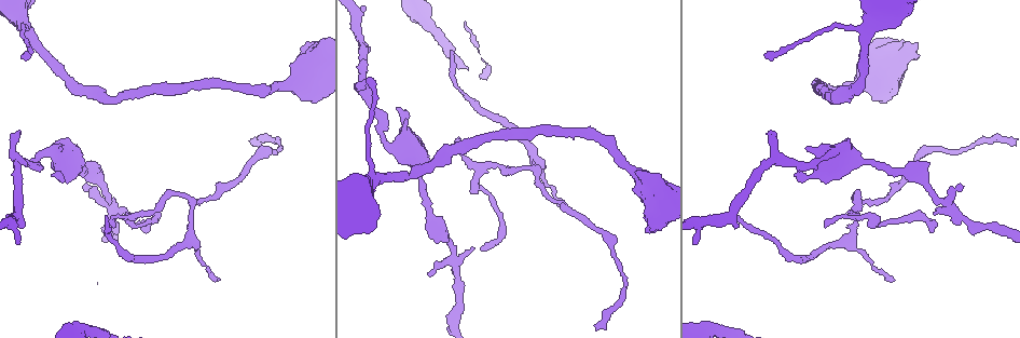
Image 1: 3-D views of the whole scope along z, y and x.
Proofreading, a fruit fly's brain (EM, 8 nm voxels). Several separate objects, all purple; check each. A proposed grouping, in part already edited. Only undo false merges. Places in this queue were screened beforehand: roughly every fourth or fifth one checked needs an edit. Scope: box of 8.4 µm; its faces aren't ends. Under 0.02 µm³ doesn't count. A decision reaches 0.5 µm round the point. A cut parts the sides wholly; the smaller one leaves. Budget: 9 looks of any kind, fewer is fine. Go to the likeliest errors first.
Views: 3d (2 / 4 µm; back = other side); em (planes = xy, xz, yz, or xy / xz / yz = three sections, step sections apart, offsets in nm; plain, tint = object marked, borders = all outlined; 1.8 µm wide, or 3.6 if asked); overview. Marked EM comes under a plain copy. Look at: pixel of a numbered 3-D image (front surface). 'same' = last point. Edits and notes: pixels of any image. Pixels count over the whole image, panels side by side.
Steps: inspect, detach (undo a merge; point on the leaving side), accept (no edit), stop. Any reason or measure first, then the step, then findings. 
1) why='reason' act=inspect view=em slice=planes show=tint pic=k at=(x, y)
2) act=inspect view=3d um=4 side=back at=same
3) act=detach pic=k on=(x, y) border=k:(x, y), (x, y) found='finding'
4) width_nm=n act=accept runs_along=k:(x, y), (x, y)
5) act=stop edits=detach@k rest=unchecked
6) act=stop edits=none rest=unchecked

act=inspect view=em slice=xy step=16 show=tint pic=1 at=(868, 30)

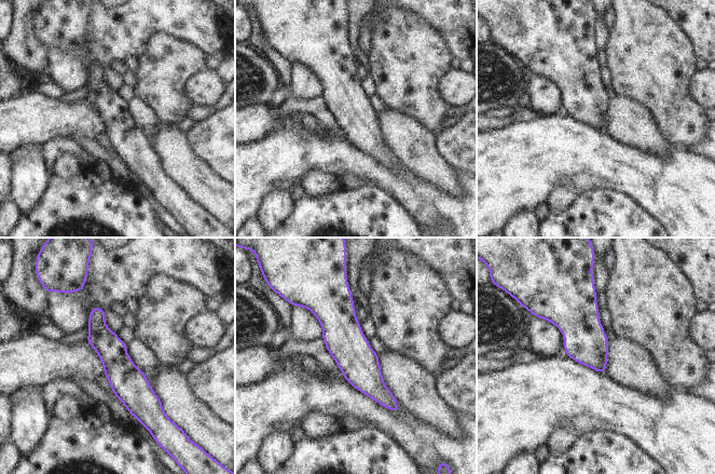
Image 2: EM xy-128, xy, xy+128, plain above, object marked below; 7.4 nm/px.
act=inspect view=em slice=planes show=tint at=same

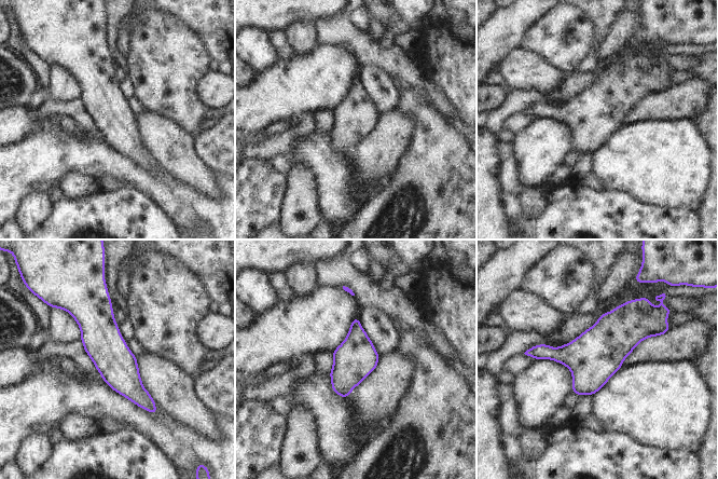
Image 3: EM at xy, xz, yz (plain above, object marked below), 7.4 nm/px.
act=accept runs_along=3:(102, 297), (102, 342), (153, 411) found='one cell here'

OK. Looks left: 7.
why='abrupt turn' act=inspect view=3d um=4 pic=1 at=(475, 175)

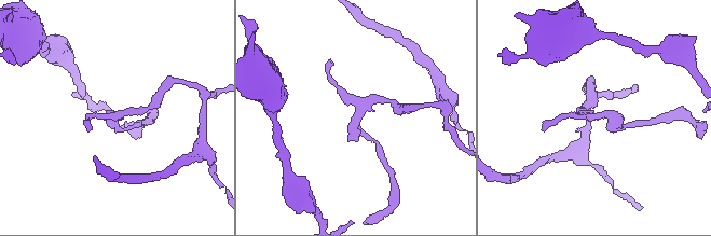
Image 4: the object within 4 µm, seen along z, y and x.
why='shape alone is not enough' act=inspect view=em slice=planes show=borders pic=4 at=(596, 115)

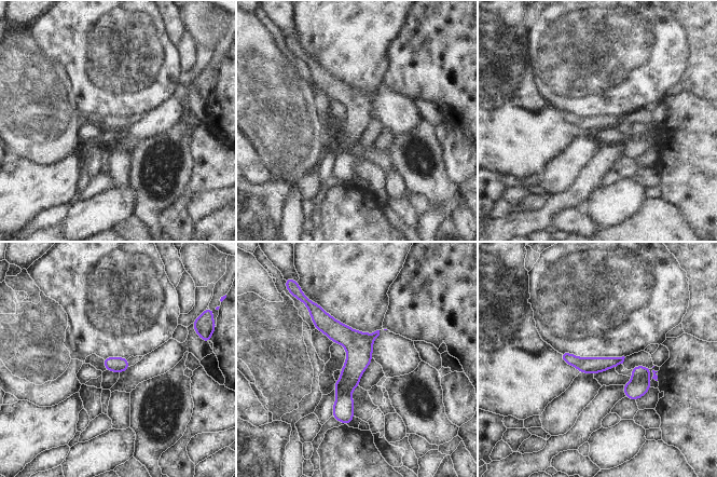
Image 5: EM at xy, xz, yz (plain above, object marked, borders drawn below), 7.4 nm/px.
act=detach pic=5 on=(356, 364) border=5:(350, 394), (338, 395) found='a second cell is stuck on'

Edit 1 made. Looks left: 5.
why='sharp bend' act=inspect view=em slice=yz step=4 show=tint pic=1 at=(776, 159)

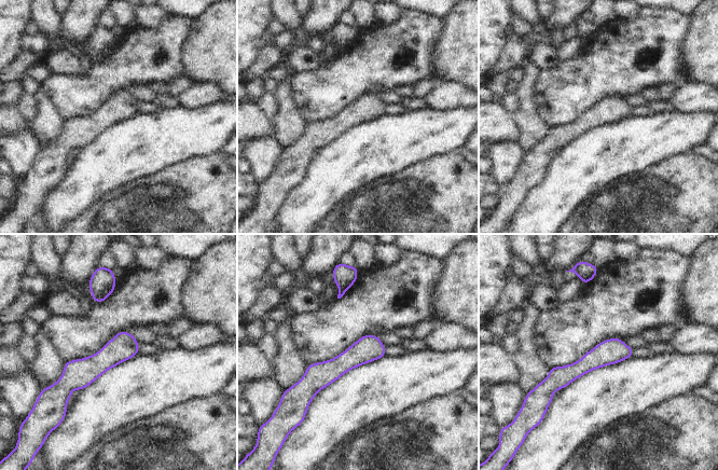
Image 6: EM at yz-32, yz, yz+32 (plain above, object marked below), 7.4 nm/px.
act=accept runs_along=6:(630, 350), (603, 354), (543, 386) found='one cell here'

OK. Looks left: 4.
why='branch point' act=inspect view=3d um=4 pic=1 at=(72, 159)

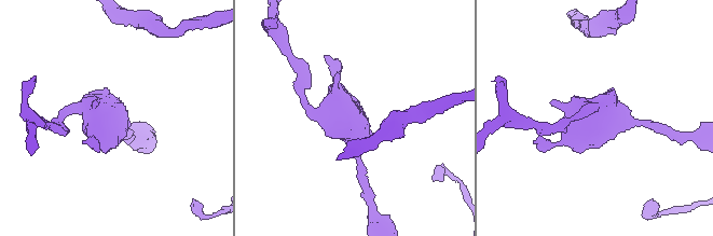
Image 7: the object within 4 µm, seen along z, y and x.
act=inspect view=em um=3.6 slice=planes show=tint pic=7 at=(111, 120)

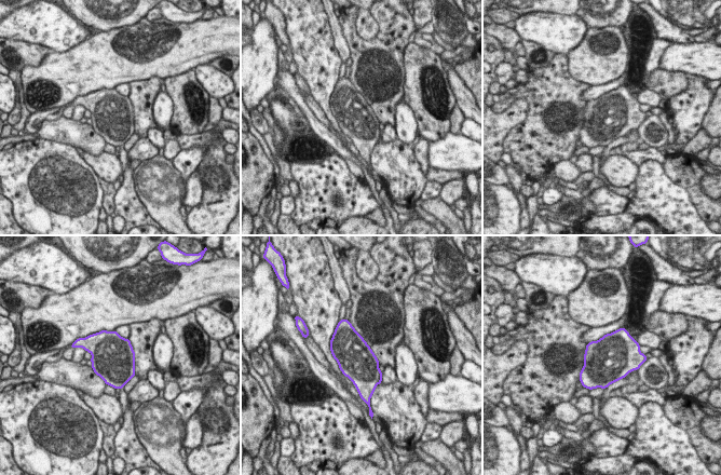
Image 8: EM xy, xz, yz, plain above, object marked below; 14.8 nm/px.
act=accept found='one cell here'

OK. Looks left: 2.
act=stop edits=detach@5 rest=unchecked

